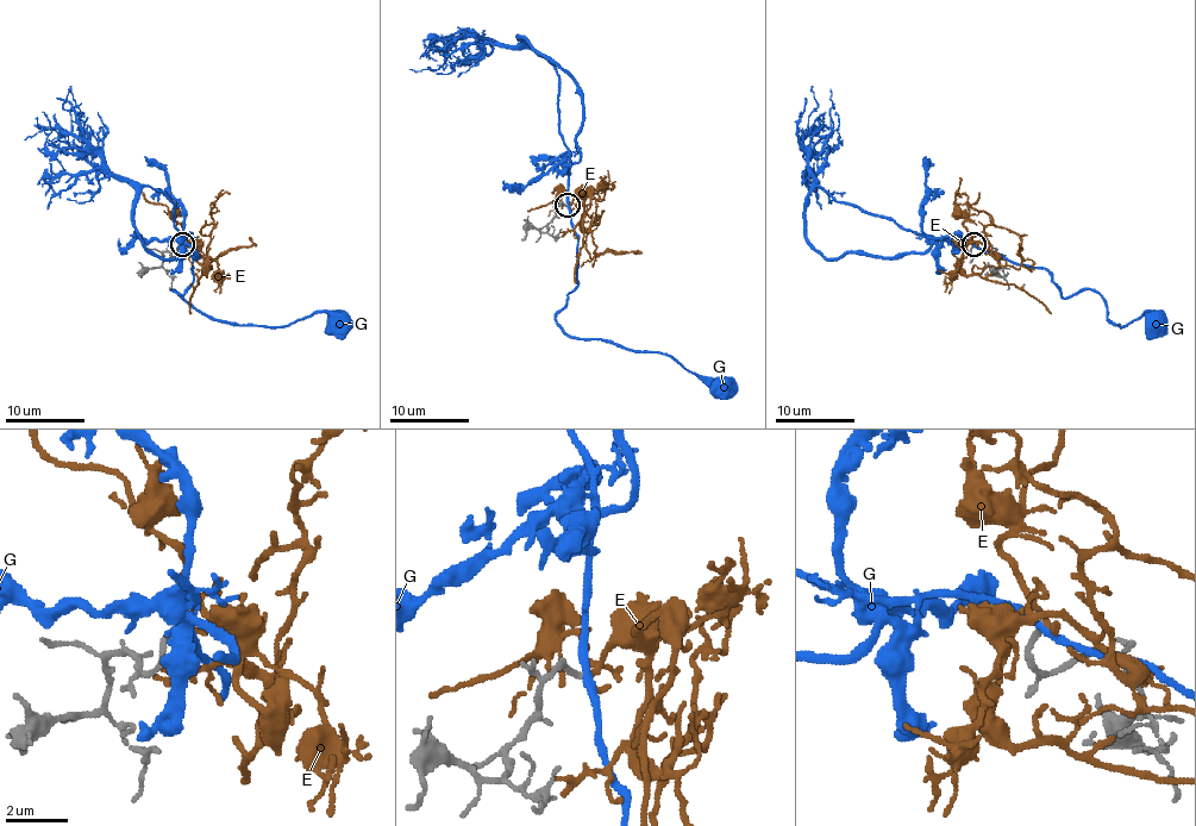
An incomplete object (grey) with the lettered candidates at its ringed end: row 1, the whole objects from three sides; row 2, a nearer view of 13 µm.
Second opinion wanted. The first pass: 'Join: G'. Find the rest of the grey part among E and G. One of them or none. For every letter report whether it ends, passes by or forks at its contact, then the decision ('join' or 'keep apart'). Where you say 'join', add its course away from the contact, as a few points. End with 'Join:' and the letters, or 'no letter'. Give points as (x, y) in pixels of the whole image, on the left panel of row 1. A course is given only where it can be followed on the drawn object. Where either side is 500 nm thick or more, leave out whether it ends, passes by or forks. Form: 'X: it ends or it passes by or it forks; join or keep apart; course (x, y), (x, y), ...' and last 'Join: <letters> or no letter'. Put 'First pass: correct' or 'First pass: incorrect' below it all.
E: it forks; keep apart
G: it passes by; keep apart
Join: no letter
First pass: incorrect

